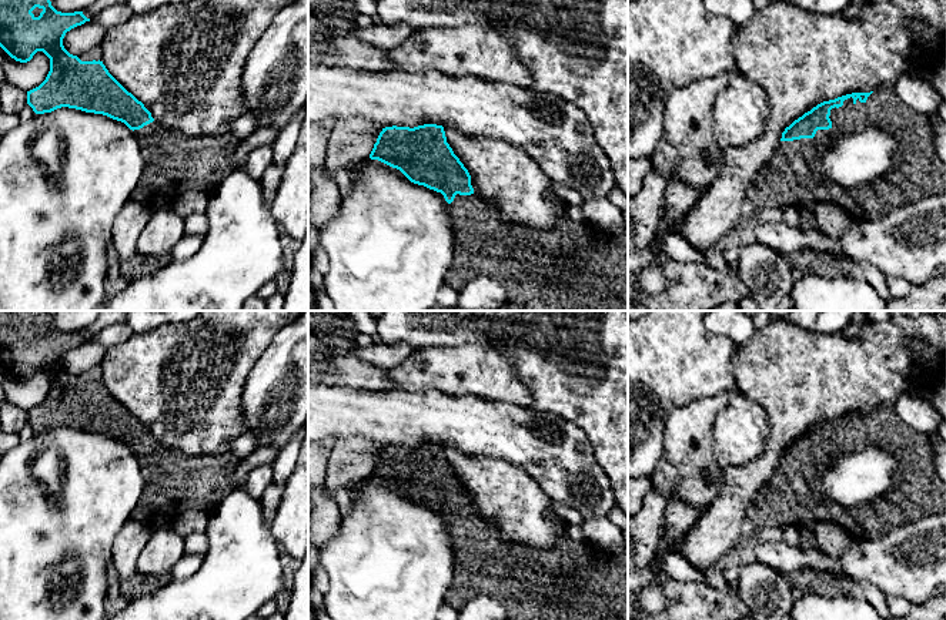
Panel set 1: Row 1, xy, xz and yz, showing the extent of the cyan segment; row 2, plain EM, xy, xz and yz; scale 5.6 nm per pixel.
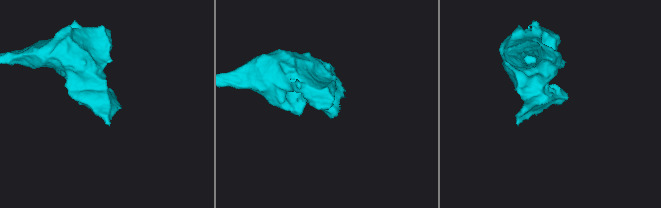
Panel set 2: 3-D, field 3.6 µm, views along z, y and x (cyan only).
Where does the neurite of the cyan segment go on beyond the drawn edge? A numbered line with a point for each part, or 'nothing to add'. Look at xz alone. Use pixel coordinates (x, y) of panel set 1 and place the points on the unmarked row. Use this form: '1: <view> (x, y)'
1: xz (484, 563)

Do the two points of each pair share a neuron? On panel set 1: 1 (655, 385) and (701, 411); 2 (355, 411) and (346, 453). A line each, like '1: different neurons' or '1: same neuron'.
1: different neurons
2: different neurons

